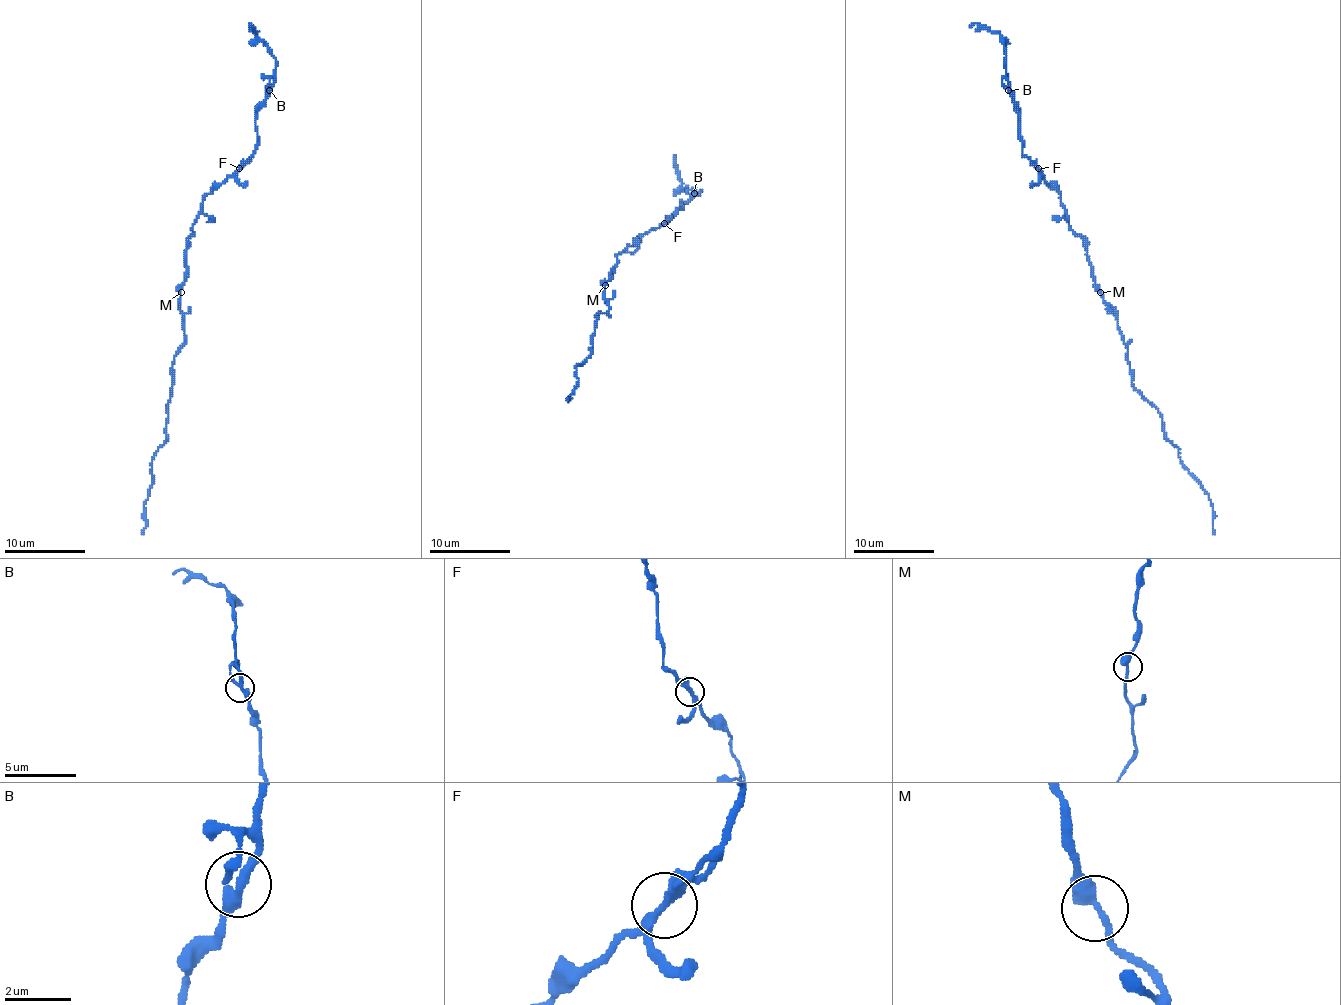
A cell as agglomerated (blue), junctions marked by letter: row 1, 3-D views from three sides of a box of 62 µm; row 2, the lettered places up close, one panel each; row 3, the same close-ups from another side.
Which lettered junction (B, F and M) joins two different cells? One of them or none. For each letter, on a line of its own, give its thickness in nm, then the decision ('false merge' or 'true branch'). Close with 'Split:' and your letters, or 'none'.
B: 320 nm | true branch
F: 320 nm | true branch
M: 380 nm | true branch
Split: none

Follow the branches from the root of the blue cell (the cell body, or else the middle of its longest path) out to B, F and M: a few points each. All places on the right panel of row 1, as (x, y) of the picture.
B: (1091, 262), (1087, 256), (1087, 244), (1069, 224), (1061, 195), (1022, 153), (1018, 104), (1008, 90)
F: (1091, 262), (1087, 256), (1087, 244), (1069, 224), (1061, 195), (1038, 169)
M: (1091, 262), (1091, 276), (1099, 293)

